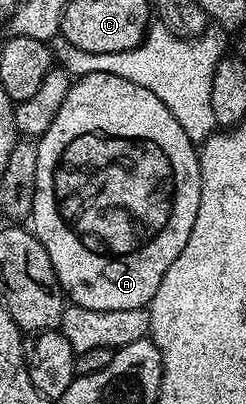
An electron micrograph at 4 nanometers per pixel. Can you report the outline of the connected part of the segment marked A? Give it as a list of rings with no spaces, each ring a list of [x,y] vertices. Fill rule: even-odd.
[[[88,73],[75,78],[68,89],[68,97],[64,97],[64,105],[60,105],[60,113],[56,113],[56,121],[48,125],[37,144],[32,230],[52,261],[52,269],[62,286],[65,298],[73,306],[97,311],[149,308],[152,297],[156,297],[156,289],[160,289],[160,281],[164,281],[164,273],[168,273],[168,265],[172,265],[172,261],[180,257],[180,249],[184,249],[184,244],[192,233],[192,225],[196,225],[202,188],[202,170],[198,164],[199,148],[188,137],[188,133],[184,133],[180,121],[172,117],[168,105],[164,105],[164,101],[160,101],[160,97],[152,93],[152,89],[136,85],[133,81],[124,81],[124,77],[116,77],[112,73]]]

